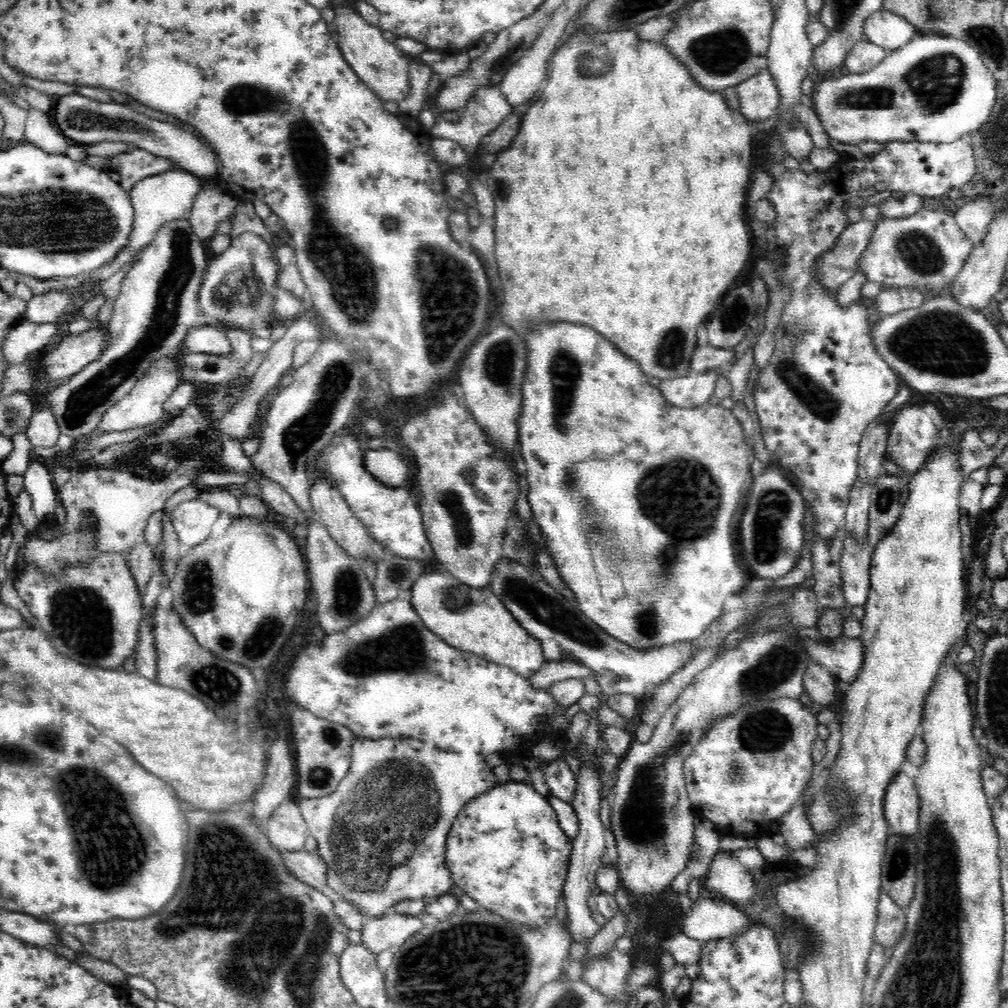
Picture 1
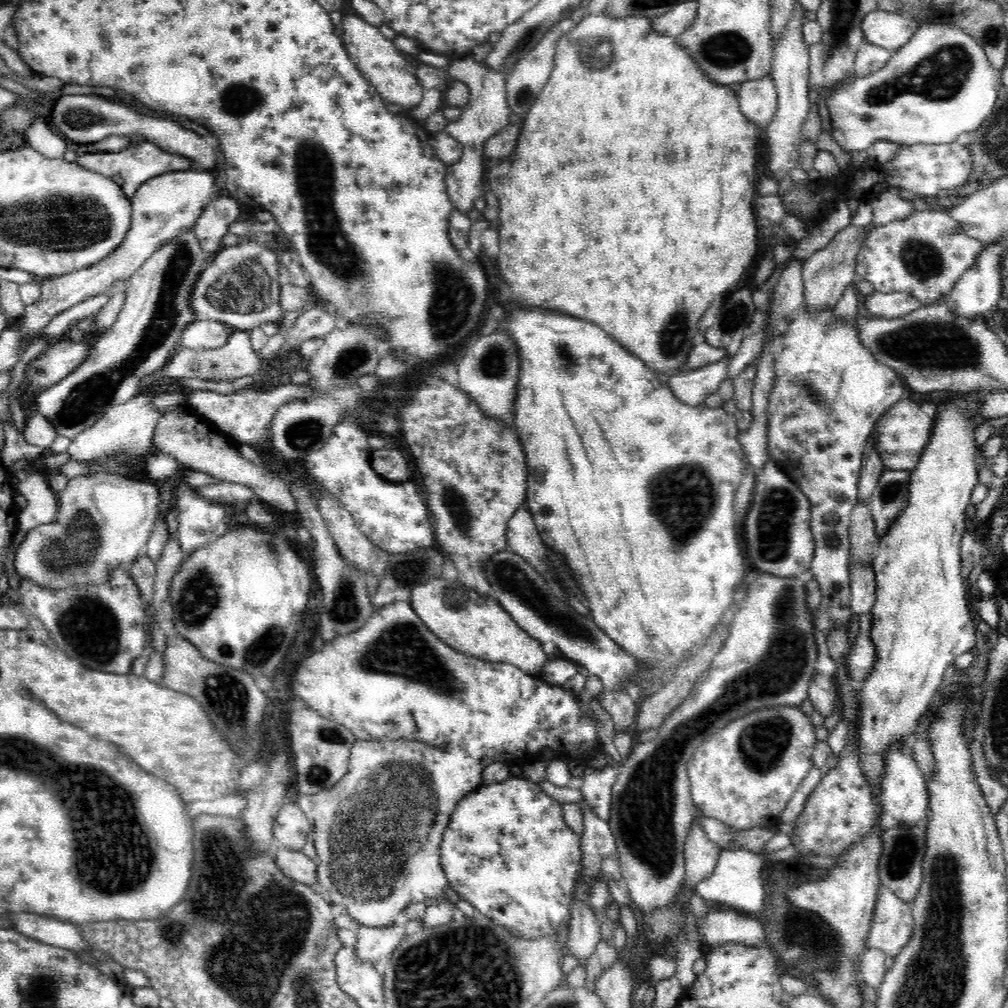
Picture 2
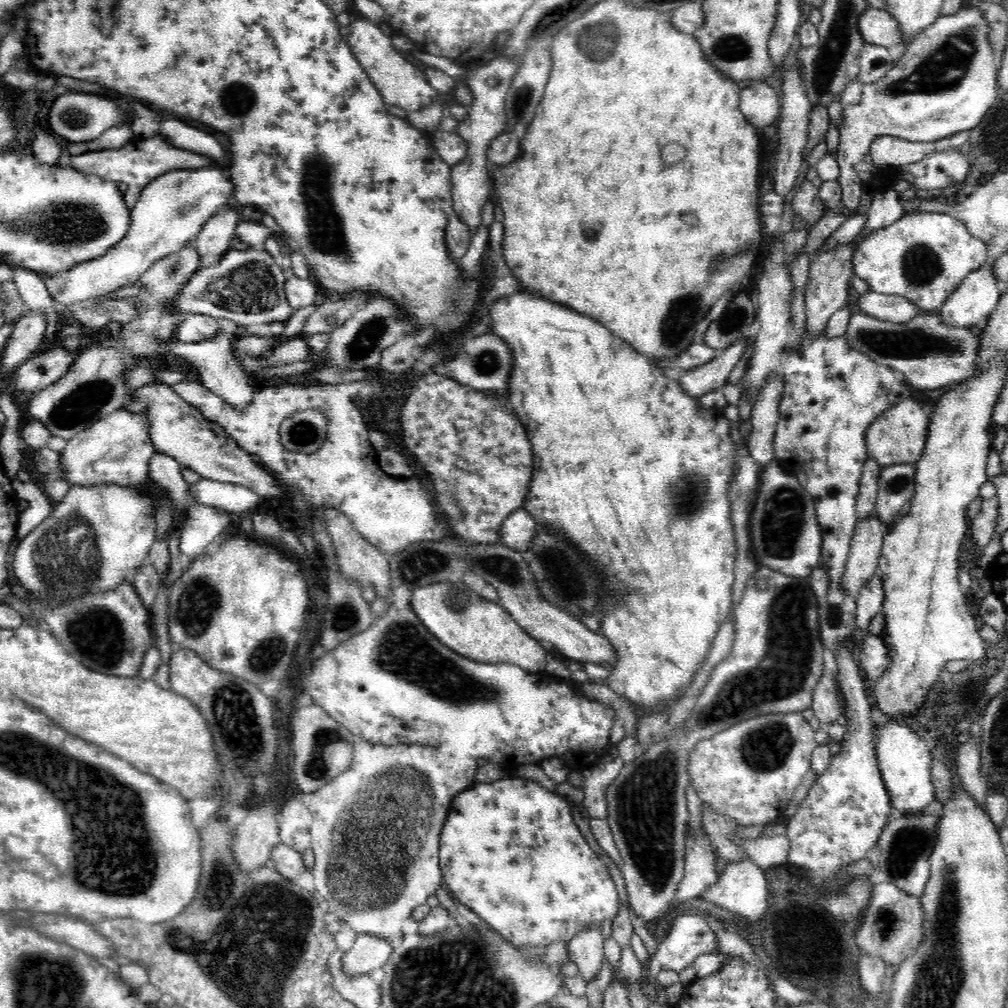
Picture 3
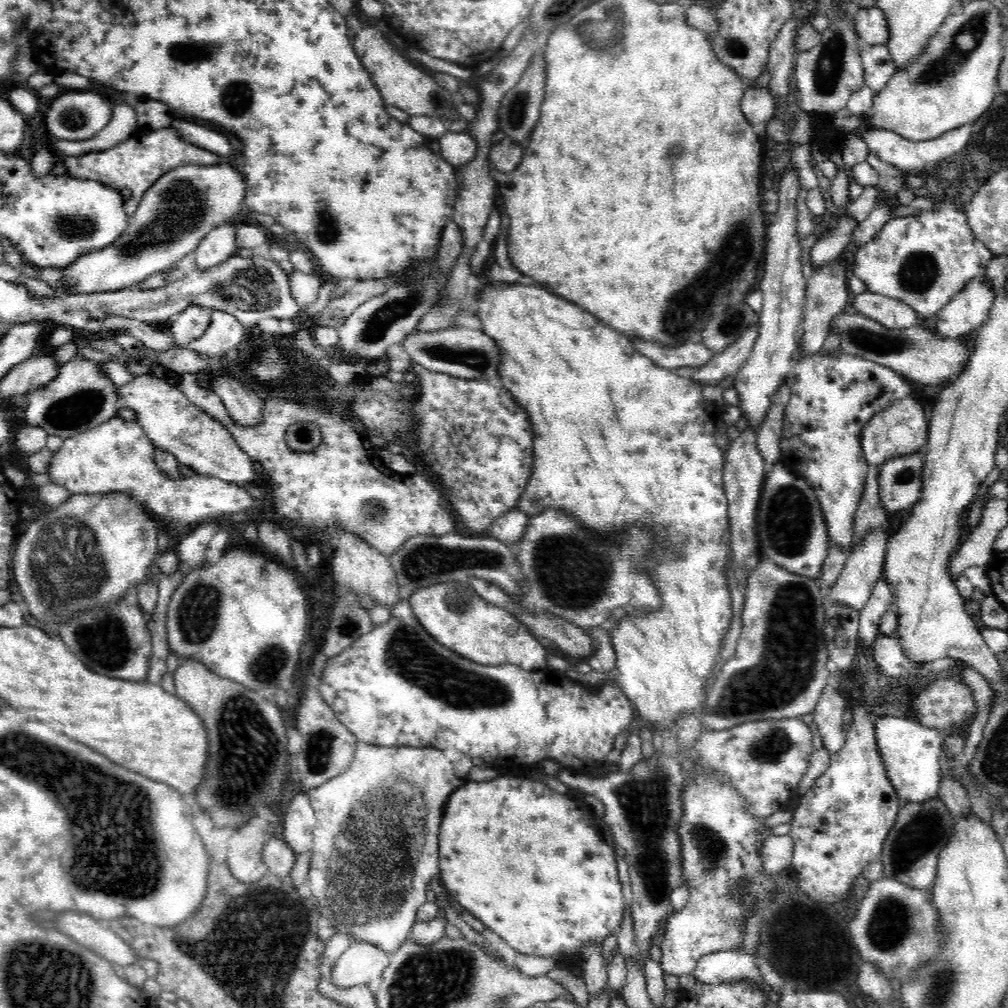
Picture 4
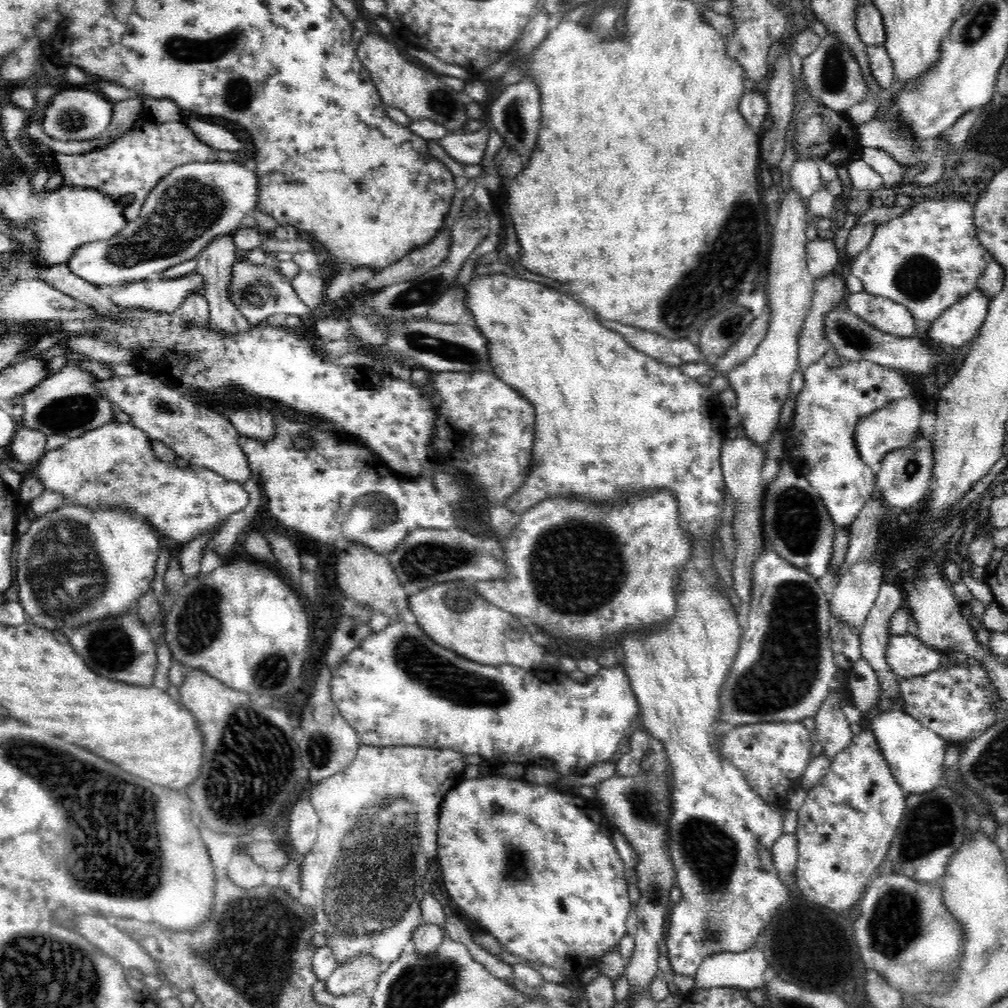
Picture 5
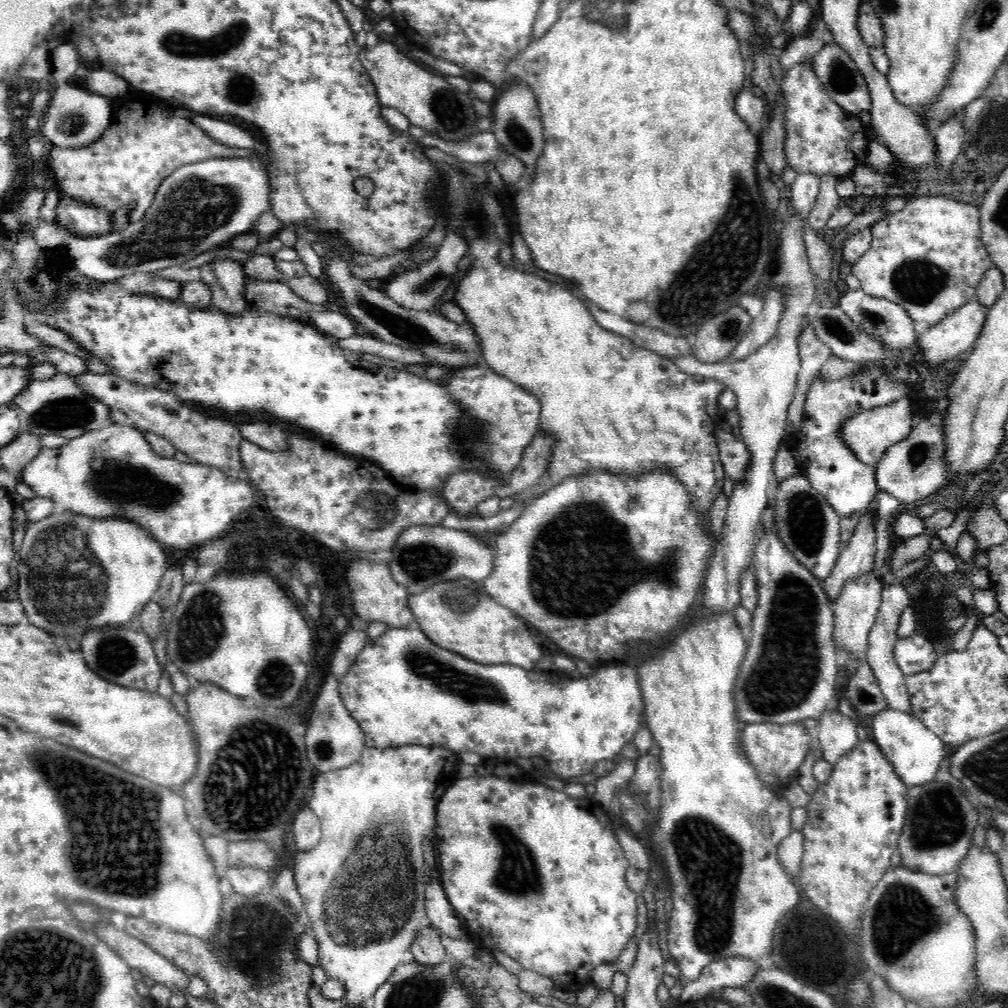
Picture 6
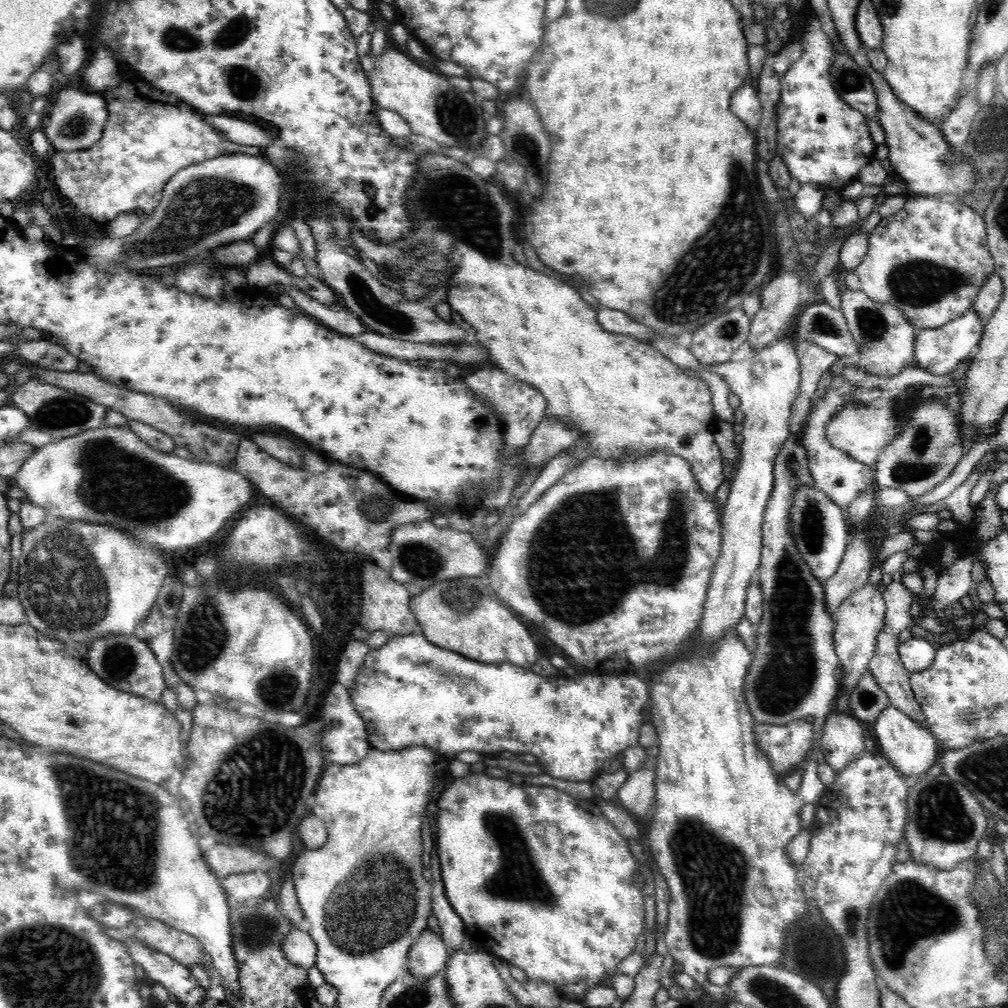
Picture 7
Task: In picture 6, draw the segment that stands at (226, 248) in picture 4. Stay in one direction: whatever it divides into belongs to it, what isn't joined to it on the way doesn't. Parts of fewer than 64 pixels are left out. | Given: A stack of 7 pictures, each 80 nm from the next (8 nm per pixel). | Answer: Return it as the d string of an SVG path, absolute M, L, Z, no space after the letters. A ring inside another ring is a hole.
M230 258L214 259L210 263L204 263L199 267L201 278L208 287L212 289L212 303L216 309L226 313L240 313L246 309L246 299L244 299L244 290L246 290L246 281L244 281L244 267L242 261L234 261Z

